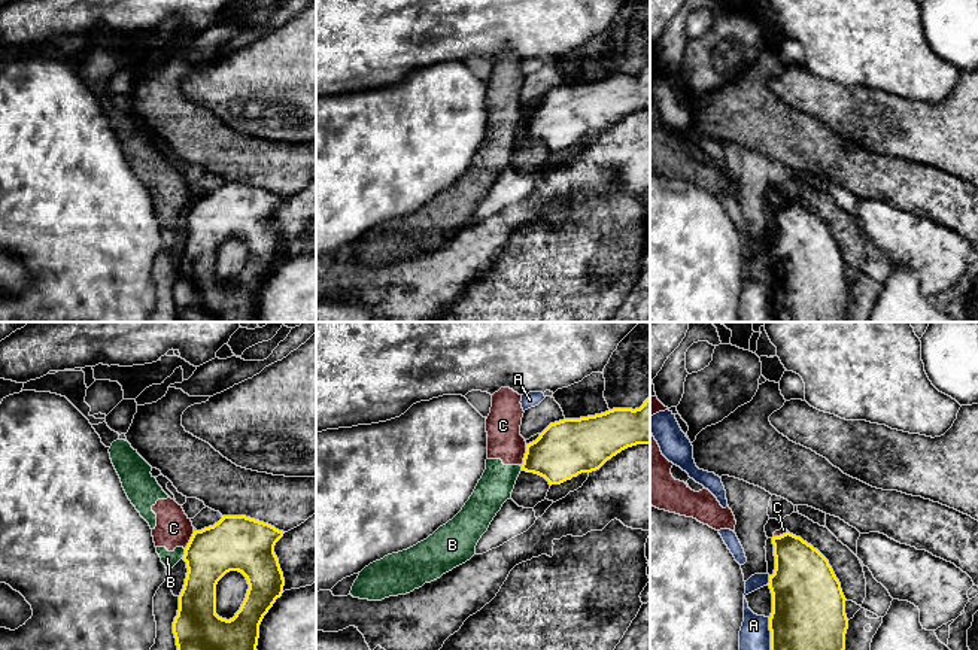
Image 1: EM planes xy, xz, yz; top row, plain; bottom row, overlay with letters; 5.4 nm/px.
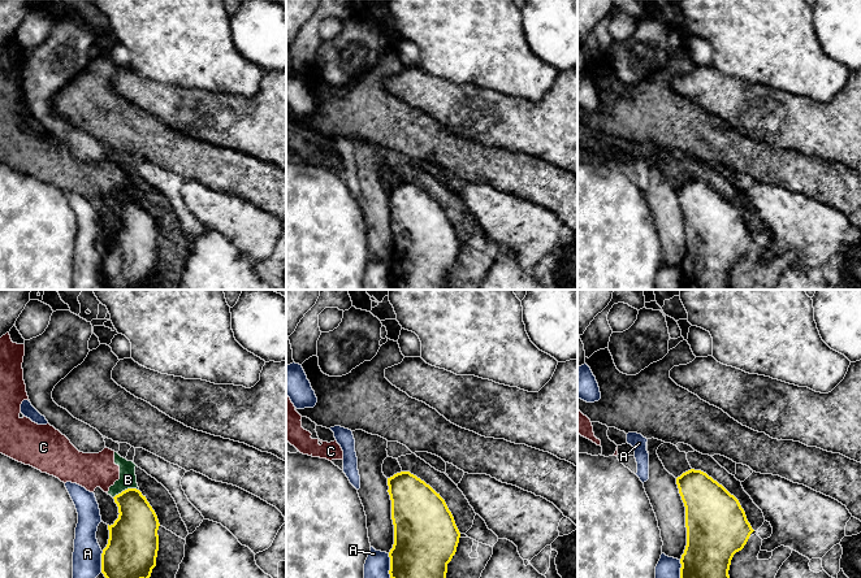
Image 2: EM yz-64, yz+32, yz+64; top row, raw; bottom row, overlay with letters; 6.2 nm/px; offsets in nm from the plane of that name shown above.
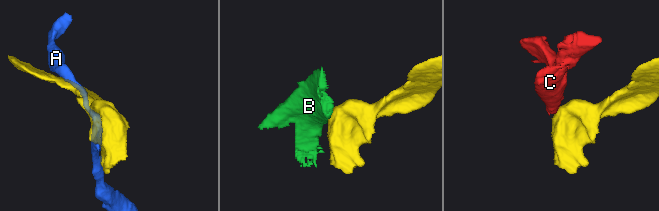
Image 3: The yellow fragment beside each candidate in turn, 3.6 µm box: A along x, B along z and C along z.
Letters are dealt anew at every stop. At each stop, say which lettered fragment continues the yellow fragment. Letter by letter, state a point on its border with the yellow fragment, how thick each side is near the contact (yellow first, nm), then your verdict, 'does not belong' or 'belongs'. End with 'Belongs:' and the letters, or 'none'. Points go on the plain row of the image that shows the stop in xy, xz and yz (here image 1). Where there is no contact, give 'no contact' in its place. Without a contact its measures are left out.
A: yz (770, 246) | 400/110 nm | does not belong
B: xy (185, 219) | 280/80 nm | does not belong
C: xz (525, 121) | 300/190 nm | does not belong
Belongs: none

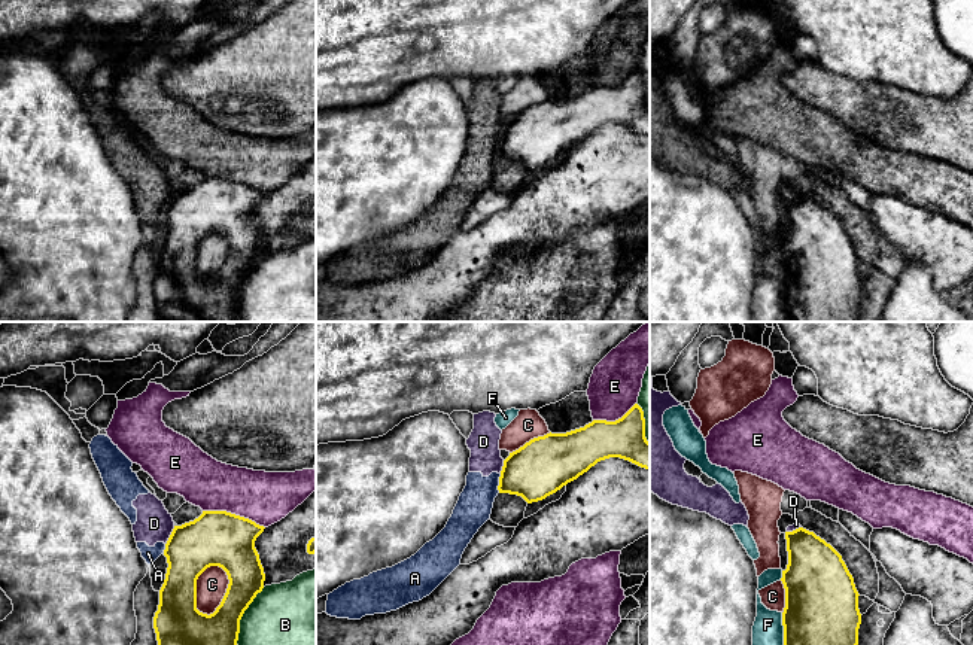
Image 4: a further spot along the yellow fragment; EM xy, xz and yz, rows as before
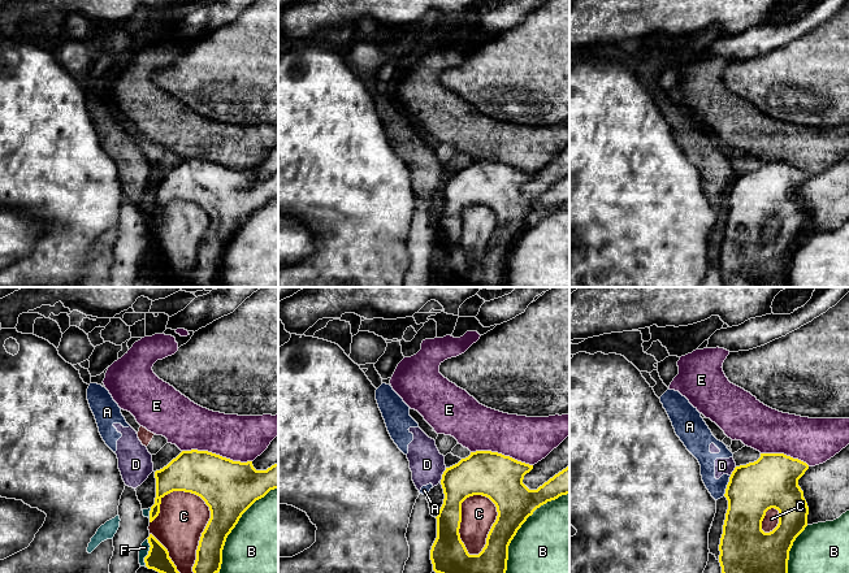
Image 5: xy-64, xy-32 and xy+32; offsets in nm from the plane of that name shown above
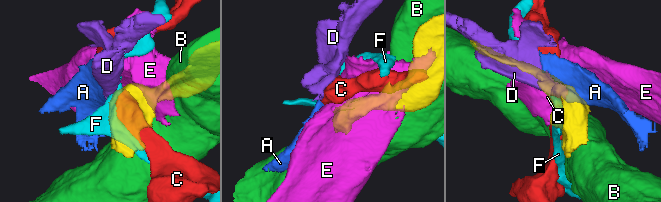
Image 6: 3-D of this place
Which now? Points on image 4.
A: xz (499, 149) | 300/190 nm | does not belong
B: xy (239, 288) | 380/480 nm | does not belong
C: xy (227, 258) | 260/170 nm | does not belong
D: xy (170, 201) | 300/190 nm | does not belong
E: xy (234, 180) | 300/280 nm | does not belong
F: yz (784, 295) | 420/180 nm | does not belong
Belongs: none

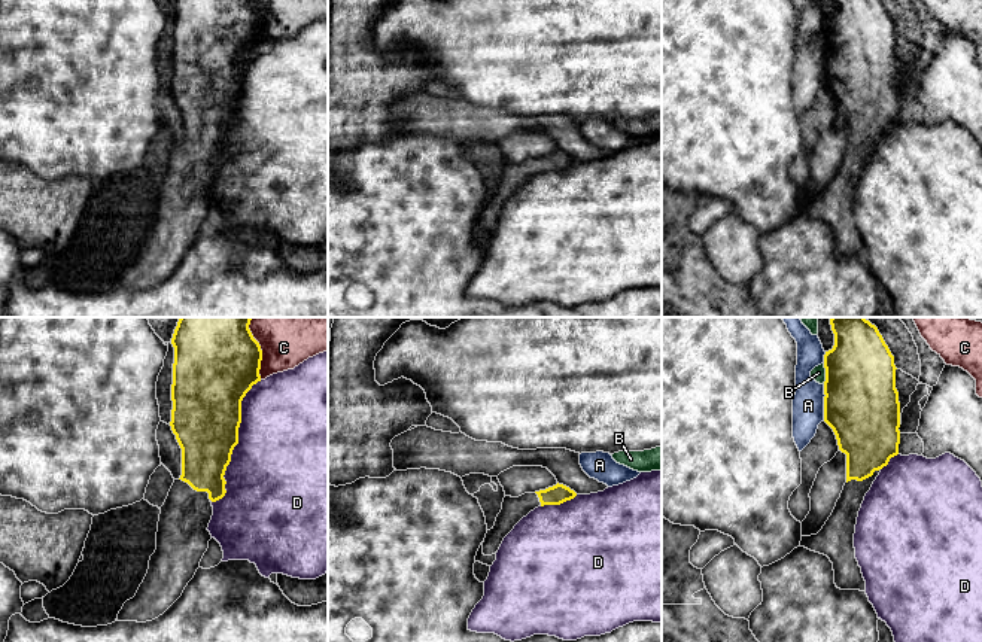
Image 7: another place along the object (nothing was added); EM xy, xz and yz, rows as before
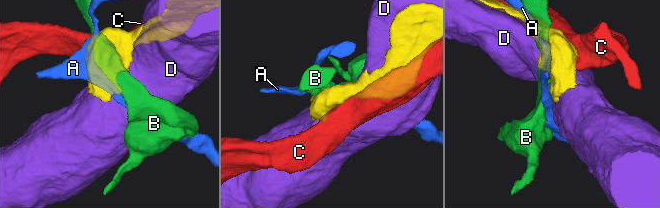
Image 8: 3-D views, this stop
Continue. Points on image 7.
A: yz (824, 69) | 400/180 nm | does not belong
B: yz (826, 40) | 400/80 nm | does not belong
C: xy (261, 23) | 400/200 nm | does not belong
D: xy (237, 109) | 380/500 nm | does not belong
Belongs: none

